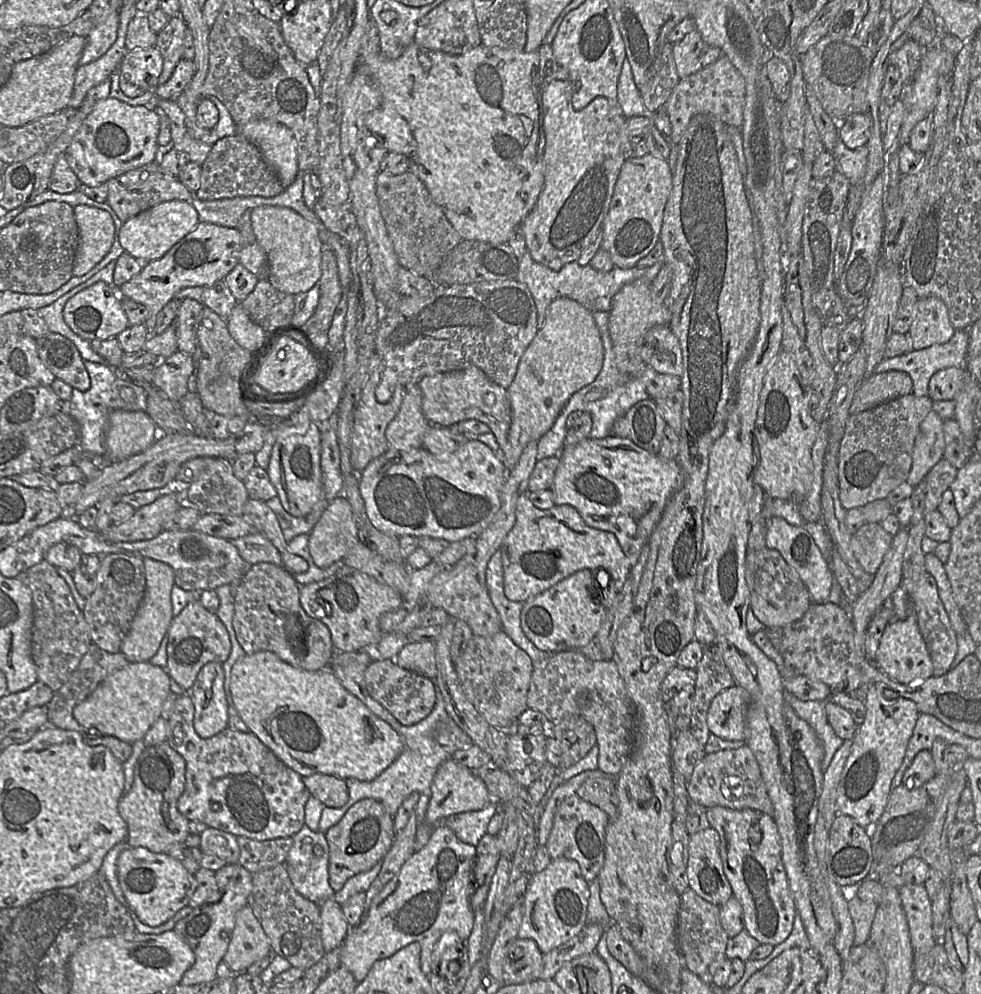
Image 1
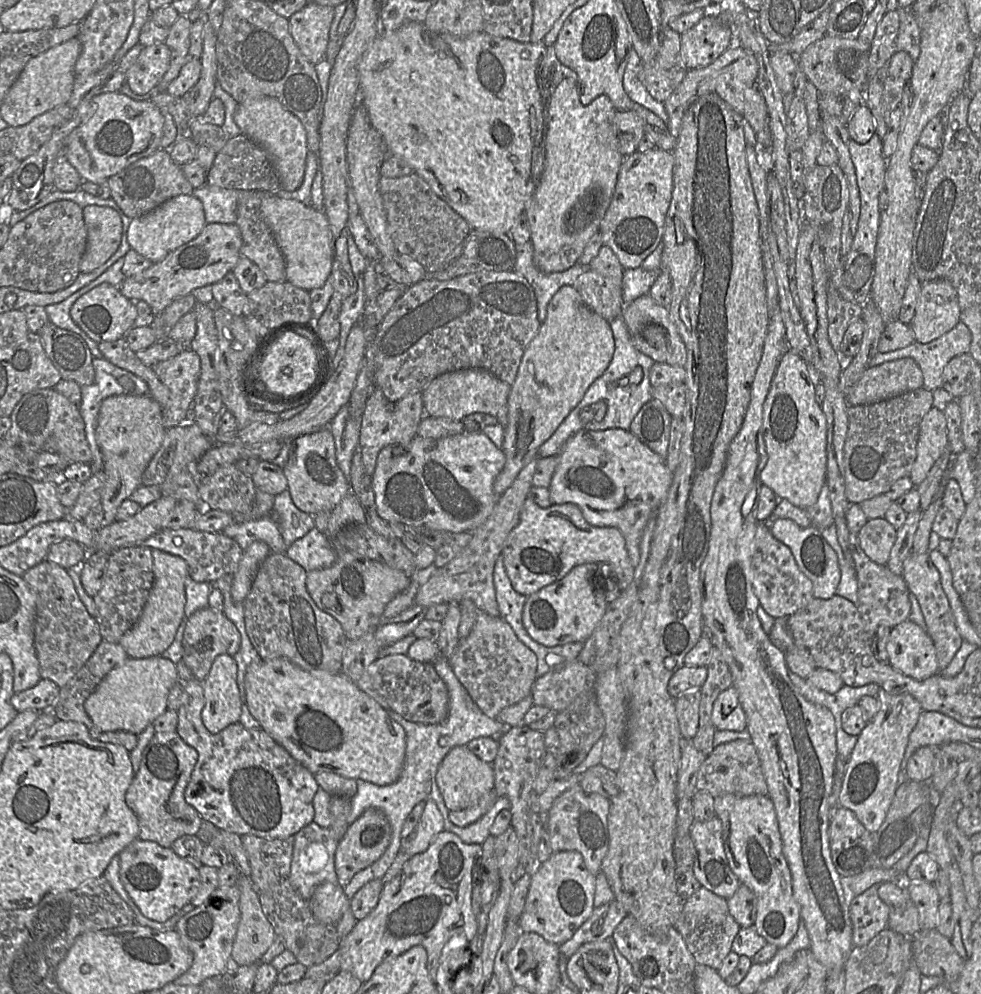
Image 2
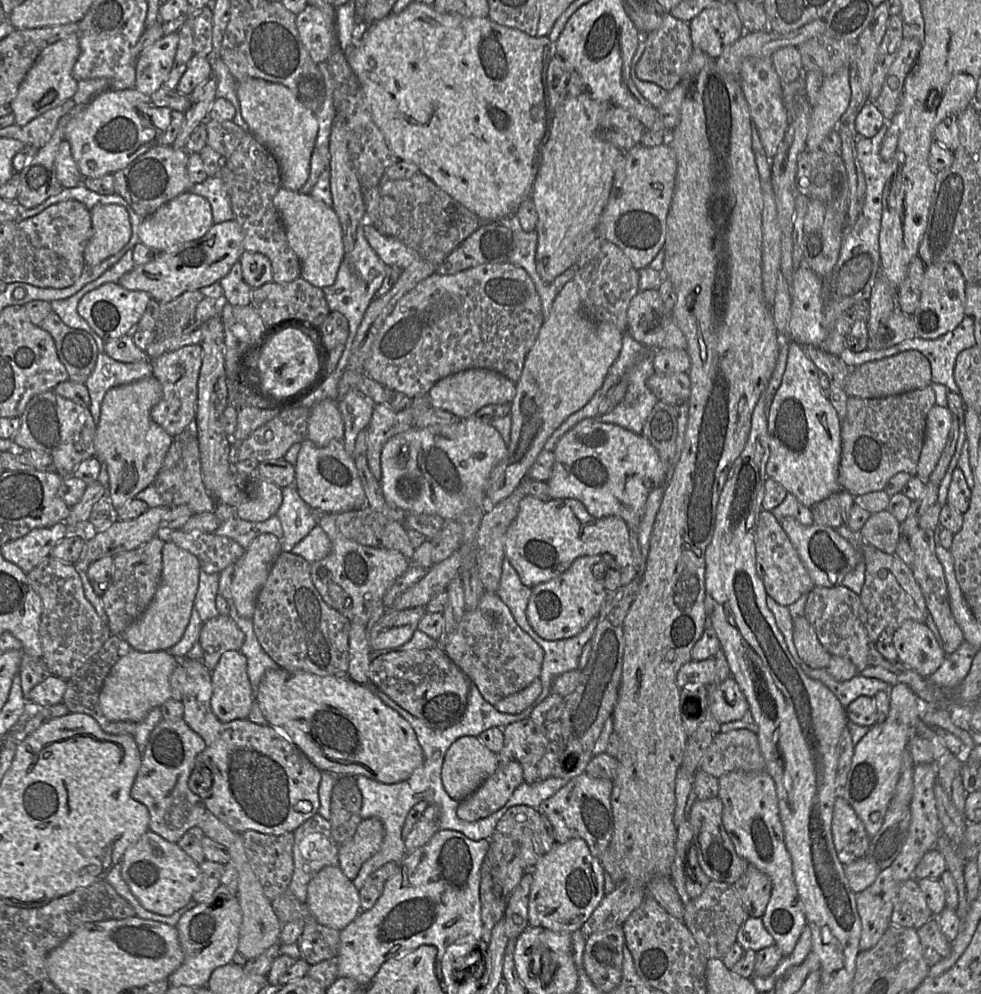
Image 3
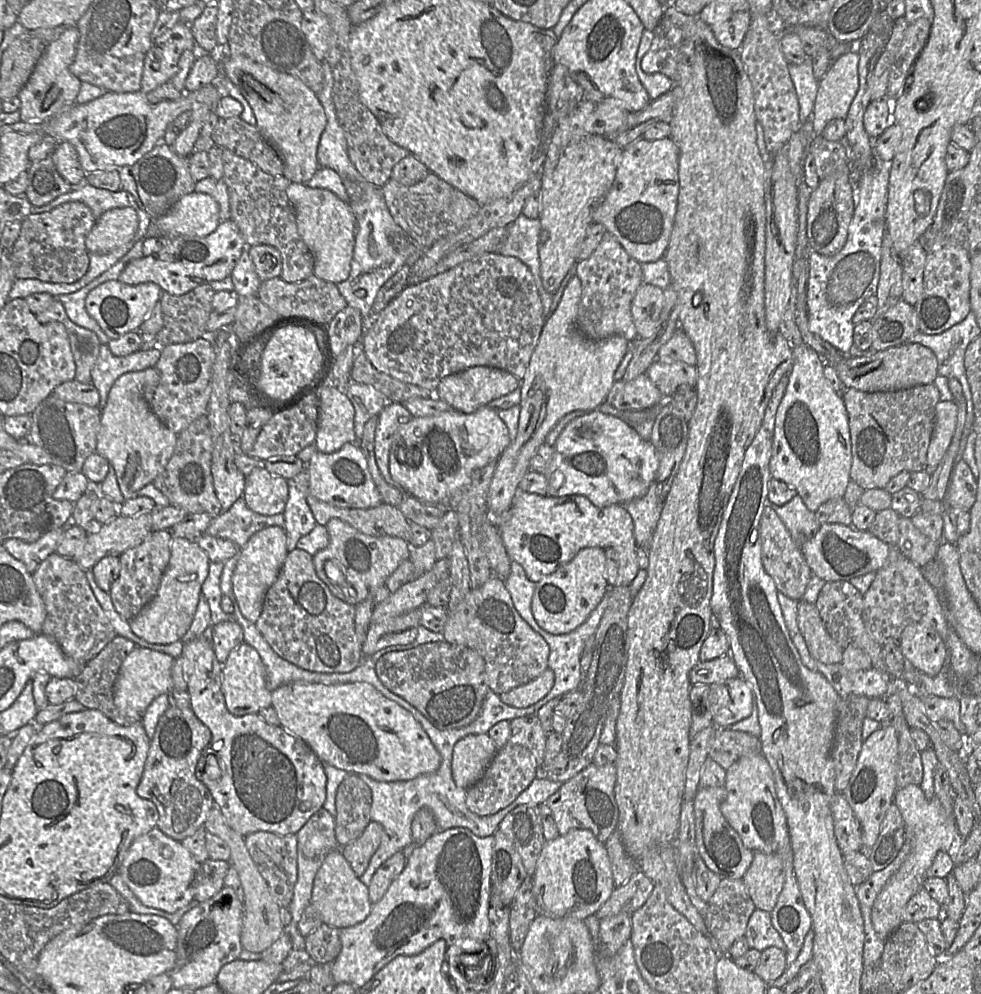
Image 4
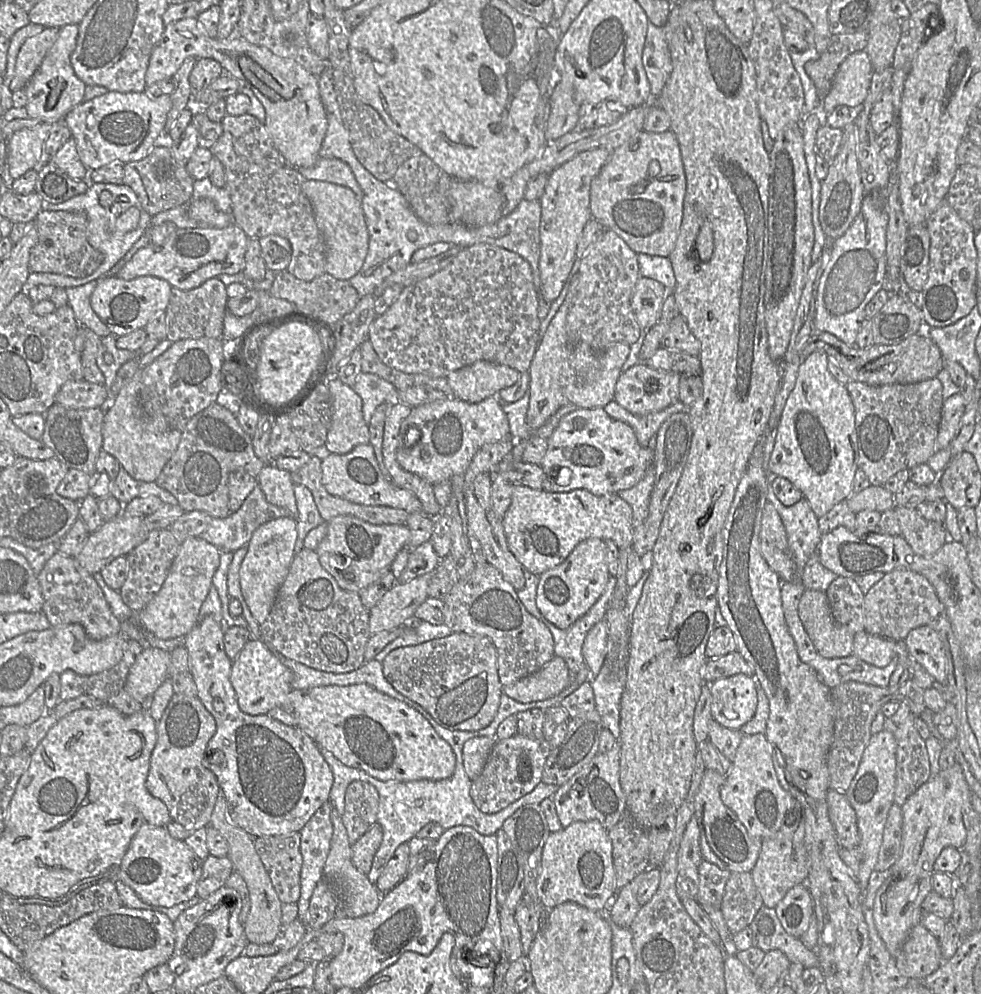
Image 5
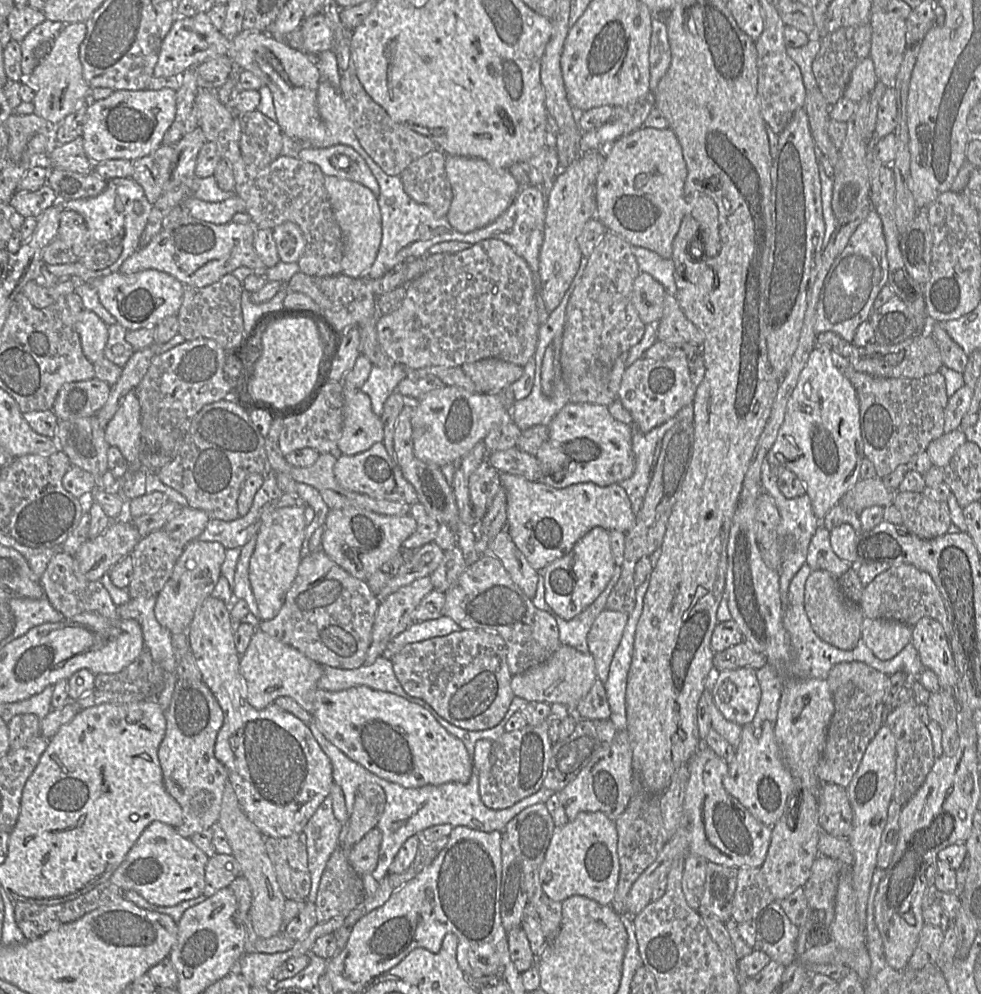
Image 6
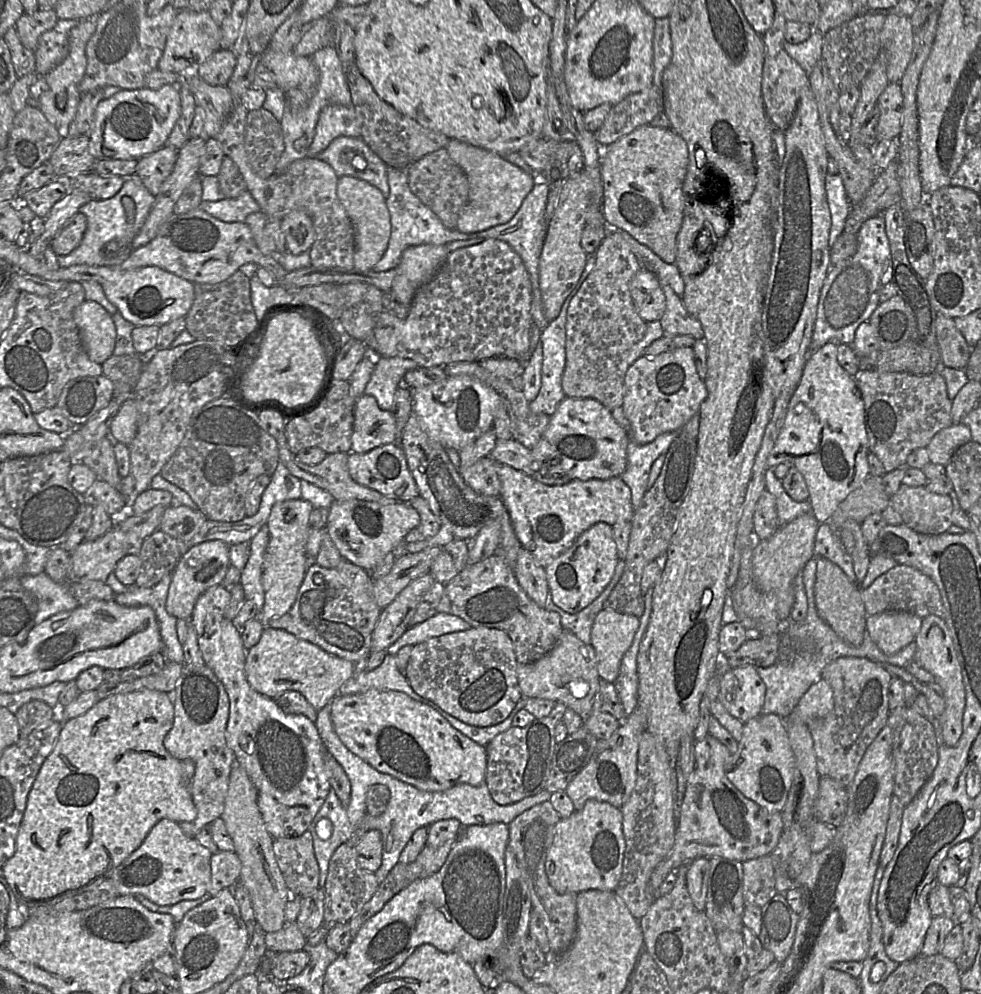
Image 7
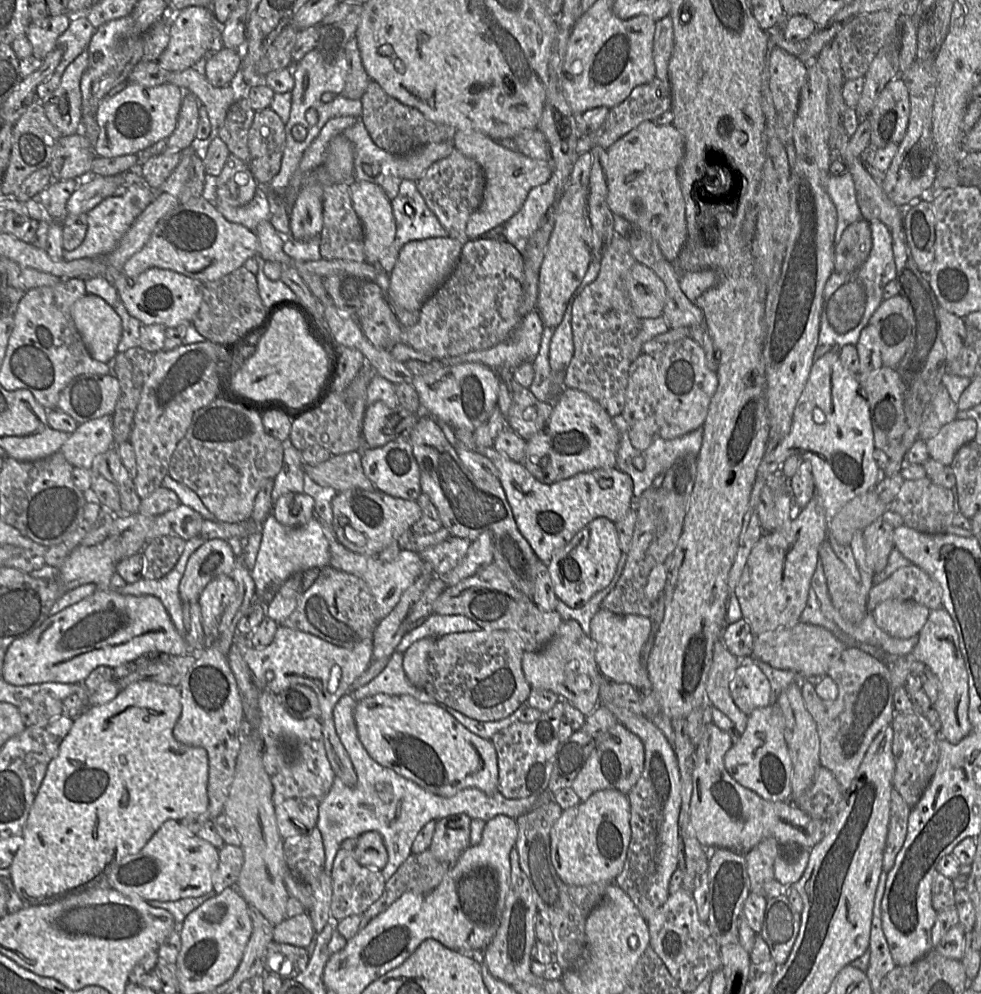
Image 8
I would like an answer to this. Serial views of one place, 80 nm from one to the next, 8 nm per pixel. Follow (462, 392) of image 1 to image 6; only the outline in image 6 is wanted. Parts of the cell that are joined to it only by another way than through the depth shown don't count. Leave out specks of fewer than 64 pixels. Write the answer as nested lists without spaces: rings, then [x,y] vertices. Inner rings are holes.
[[[497,358],[463,364],[463,371],[475,385],[476,393],[499,394],[523,374],[523,367]]]

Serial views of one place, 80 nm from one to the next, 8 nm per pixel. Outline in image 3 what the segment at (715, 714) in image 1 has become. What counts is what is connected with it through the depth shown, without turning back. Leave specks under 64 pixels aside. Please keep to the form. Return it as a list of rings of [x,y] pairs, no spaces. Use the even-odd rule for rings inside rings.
[[[731,676],[711,693],[709,711],[720,726],[740,721],[748,713],[748,702]]]

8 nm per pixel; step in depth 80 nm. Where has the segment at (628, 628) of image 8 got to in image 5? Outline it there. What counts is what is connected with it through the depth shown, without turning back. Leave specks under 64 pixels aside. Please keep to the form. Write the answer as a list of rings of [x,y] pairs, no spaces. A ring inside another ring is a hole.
[[[602,619],[588,631],[582,646],[584,663],[590,670],[591,678],[595,678],[603,666],[606,643],[607,623]]]

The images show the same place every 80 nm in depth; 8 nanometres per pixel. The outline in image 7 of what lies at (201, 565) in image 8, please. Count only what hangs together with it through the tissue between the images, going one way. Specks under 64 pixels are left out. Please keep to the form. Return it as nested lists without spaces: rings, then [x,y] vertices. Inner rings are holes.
[[[220,540],[206,541],[191,547],[178,561],[169,586],[166,610],[178,620],[190,620],[196,602],[208,589],[221,585],[230,569],[229,545]]]

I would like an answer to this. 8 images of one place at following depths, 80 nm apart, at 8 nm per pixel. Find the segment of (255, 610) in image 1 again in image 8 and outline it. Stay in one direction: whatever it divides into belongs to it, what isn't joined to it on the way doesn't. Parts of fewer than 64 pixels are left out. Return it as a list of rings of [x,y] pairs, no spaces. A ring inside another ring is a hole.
[[[330,566],[322,567],[319,571],[318,578],[302,593],[295,610],[279,625],[312,634],[335,646],[349,650],[354,649],[365,640],[373,640],[379,621],[376,604],[367,583],[356,575]]]

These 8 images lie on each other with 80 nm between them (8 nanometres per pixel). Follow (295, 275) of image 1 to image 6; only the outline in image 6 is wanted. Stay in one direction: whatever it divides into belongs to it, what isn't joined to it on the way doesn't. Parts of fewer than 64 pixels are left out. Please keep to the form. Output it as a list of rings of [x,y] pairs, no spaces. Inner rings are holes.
[[[326,176],[324,184],[343,236],[341,274],[353,278],[365,276],[376,259],[382,239],[381,212],[377,196],[367,187],[350,180]]]

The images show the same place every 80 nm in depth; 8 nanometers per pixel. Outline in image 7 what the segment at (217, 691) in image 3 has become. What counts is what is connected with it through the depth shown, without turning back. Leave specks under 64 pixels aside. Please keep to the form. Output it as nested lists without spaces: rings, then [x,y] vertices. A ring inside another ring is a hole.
[[[265,627],[259,642],[247,651],[245,660],[247,681],[255,691],[274,700],[286,691],[300,692],[317,712],[331,703],[338,695],[340,687],[356,671],[357,666],[354,663],[329,654],[320,647],[298,639],[285,630],[270,627]]]

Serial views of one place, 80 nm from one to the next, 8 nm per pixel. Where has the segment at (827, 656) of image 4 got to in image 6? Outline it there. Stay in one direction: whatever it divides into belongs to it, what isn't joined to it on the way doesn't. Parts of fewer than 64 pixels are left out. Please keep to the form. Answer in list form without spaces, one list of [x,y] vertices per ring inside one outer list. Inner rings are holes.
[[[826,570],[810,573],[804,590],[804,608],[814,632],[825,642],[841,649],[854,649],[861,638],[864,615],[860,604],[845,598],[836,578]]]

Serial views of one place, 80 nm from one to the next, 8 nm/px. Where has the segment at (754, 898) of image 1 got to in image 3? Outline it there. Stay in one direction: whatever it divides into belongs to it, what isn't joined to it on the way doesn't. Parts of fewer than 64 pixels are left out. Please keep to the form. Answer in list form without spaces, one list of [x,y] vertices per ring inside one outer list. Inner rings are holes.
[[[732,771],[719,778],[718,797],[723,804],[723,826],[733,843],[736,853],[747,861],[749,866],[757,868],[771,879],[771,896],[761,918],[765,929],[774,938],[775,945],[782,951],[784,957],[788,956],[794,951],[802,931],[807,926],[807,920],[794,882],[791,857],[785,846],[775,783],[766,771]]]

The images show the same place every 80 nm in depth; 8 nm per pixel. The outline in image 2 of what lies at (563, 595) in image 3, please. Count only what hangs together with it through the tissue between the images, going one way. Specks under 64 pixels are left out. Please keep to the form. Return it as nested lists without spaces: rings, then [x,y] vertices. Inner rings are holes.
[[[599,564],[577,565],[563,578],[527,597],[523,625],[536,642],[554,647],[590,638],[607,609],[606,577],[599,579],[594,571]]]

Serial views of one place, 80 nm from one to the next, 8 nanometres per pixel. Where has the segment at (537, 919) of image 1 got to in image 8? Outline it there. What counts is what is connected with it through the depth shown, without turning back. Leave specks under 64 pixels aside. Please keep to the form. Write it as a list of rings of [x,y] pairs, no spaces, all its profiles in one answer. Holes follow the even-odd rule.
[[[600,790],[585,802],[562,810],[550,831],[551,861],[560,879],[574,886],[613,883],[623,869],[631,838],[628,794]]]

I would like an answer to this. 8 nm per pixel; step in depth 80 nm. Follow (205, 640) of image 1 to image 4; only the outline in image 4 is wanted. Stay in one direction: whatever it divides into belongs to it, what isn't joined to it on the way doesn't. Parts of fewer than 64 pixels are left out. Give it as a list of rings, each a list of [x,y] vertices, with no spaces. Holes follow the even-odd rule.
[[[235,620],[223,621],[209,628],[209,639],[221,664],[227,660],[230,652],[243,642],[243,638],[243,629]]]

